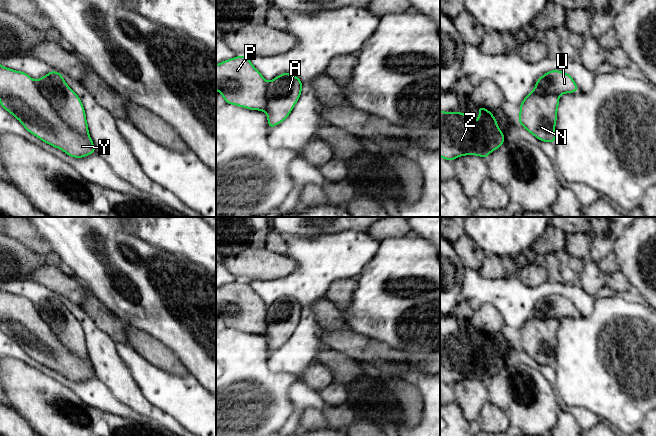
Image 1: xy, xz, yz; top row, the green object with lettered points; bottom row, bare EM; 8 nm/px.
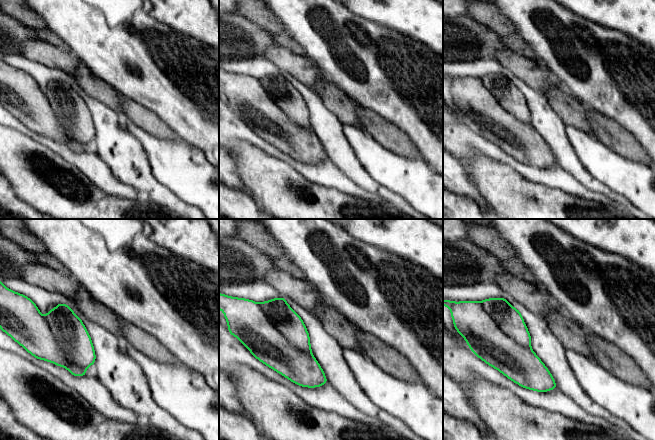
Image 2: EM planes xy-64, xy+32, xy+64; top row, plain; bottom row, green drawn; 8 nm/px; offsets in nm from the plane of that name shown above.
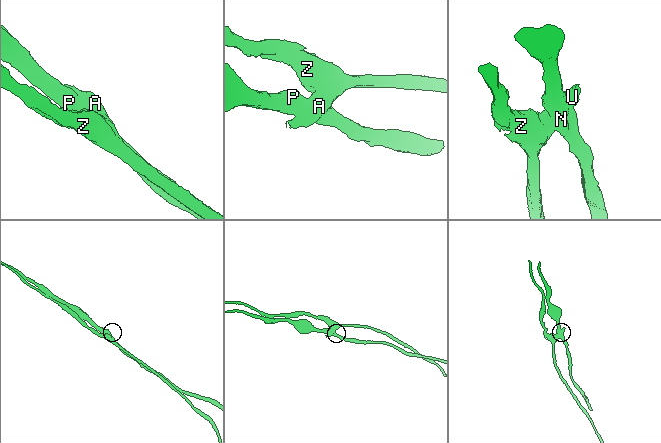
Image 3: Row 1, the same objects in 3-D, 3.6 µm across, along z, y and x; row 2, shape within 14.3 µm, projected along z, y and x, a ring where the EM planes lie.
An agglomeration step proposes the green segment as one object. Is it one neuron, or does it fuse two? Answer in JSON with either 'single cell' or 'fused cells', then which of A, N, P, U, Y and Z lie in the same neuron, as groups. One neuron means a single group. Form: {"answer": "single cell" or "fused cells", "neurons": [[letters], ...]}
{"answer": "fused cells", "neurons": [["A", "U", "Z"], ["N", "P", "Y"]]}

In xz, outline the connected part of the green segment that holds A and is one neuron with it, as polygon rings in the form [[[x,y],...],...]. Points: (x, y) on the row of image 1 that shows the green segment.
[[[282,73],[268,83],[264,112],[269,128],[275,127],[288,117],[301,95],[302,86],[301,80],[290,73]]]

